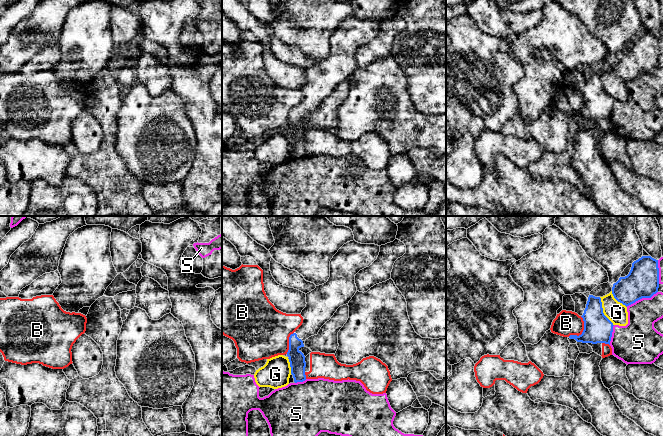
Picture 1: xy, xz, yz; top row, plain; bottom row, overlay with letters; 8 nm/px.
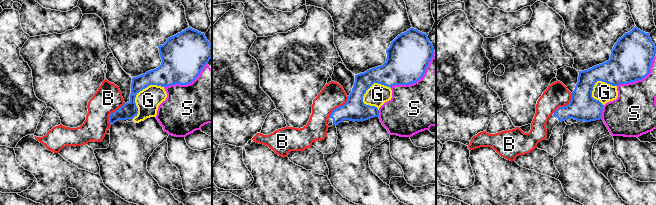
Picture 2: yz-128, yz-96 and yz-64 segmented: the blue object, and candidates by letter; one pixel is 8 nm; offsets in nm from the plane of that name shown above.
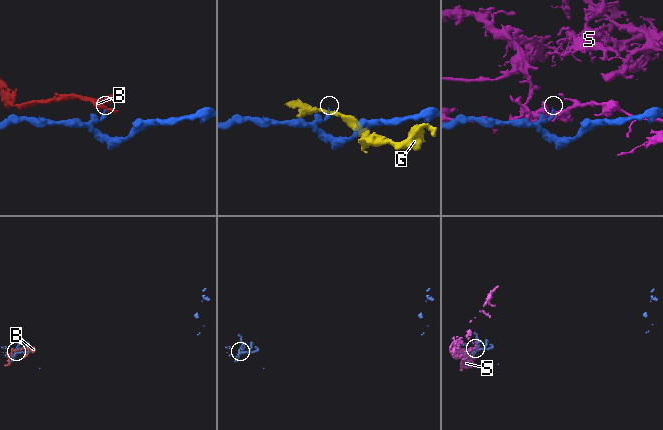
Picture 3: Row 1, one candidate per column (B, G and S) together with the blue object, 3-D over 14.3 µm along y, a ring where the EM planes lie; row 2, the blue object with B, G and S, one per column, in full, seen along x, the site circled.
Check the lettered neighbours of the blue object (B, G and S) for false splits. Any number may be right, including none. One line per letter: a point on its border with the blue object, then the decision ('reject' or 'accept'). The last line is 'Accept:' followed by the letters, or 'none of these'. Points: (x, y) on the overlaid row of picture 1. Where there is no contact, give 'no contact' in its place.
B: meets blue in yz at (583, 331); reject
G: meets blue in yz at (602, 311); reject
S: meets blue in yz at (641, 298); reject
Accept: none of these

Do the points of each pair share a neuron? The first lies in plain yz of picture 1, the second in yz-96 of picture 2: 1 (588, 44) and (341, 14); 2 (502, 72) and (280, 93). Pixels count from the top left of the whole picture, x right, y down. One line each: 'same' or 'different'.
1: different
2: different

